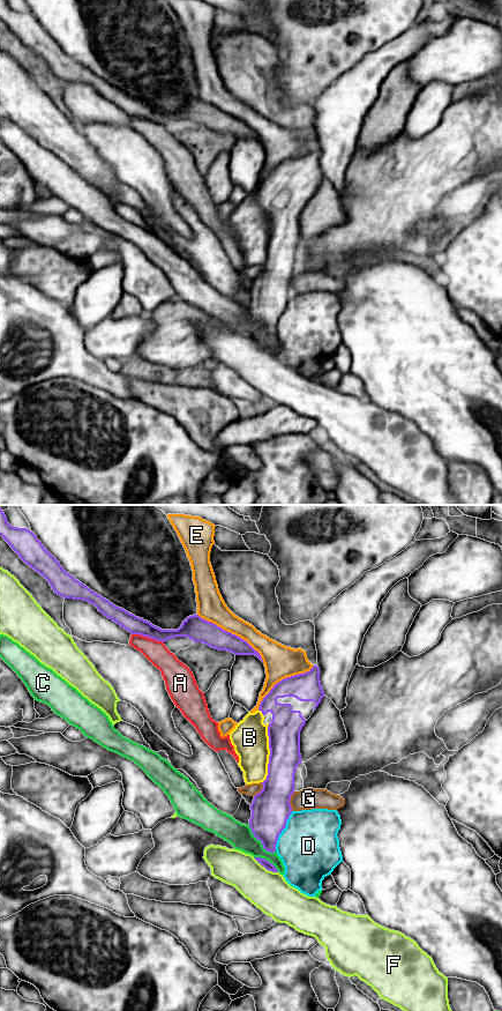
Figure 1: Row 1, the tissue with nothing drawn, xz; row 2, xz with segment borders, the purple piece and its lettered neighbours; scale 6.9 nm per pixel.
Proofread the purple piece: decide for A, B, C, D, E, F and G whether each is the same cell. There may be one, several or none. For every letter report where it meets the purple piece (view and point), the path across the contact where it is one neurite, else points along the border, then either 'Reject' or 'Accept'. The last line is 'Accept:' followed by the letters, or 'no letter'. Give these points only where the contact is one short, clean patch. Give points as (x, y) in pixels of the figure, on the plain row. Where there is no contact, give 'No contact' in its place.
A: Touches purple at xz (148, 119). Reject
B: Touches purple at xz (270, 236). Accept
C: Touches purple at xz (260, 322). Boundary: xz (248, 306), (252, 316), (261, 327), (267, 333), (274, 335). Reject
D: Touches purple at xz (282, 312). Reject
E: Touches purple at xz (231, 116). Reject
F: Touches purple at xz (266, 350). Reject
G: Touches purple at xz (289, 283). Reject
Accept: B

